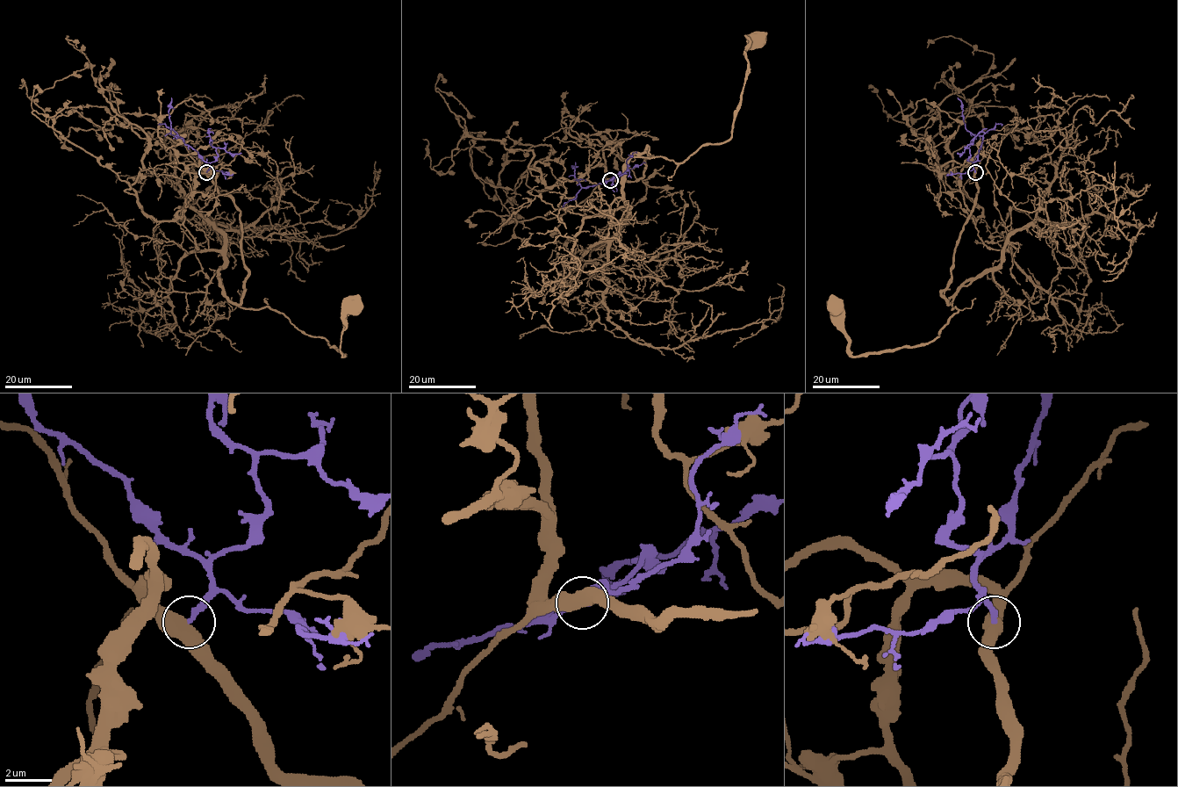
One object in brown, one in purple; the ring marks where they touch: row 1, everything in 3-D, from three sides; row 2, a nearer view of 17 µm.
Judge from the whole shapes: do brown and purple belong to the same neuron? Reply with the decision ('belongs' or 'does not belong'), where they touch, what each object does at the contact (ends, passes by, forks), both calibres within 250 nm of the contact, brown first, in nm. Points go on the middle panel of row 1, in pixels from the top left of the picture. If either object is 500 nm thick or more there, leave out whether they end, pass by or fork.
does not belong; place (610, 180); calibres 500 and 240 nm

